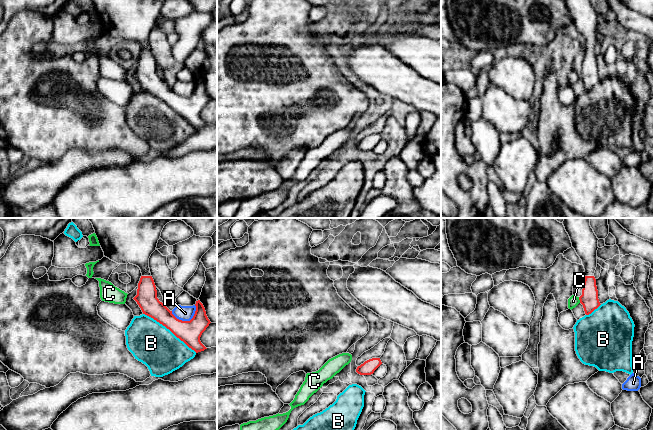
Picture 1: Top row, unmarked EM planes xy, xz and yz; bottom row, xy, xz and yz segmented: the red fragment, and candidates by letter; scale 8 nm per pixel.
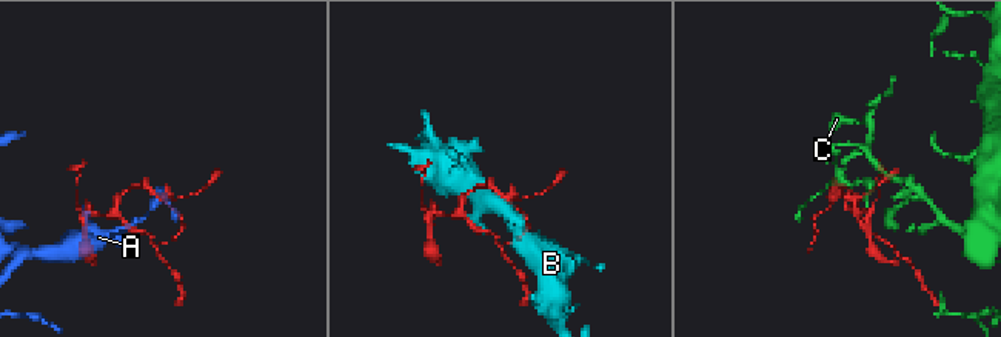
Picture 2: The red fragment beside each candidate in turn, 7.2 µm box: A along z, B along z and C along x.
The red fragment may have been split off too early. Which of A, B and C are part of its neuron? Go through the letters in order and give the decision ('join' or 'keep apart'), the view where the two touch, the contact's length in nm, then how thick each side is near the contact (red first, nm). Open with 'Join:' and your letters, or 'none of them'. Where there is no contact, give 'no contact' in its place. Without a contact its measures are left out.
Join: none of them
A: keep apart; meets red in xy; contact 220 nm long; 180 nm thick on the red side, 130 nm on the other
B: keep apart; meets red in xy; contact 550 nm long; 180 nm thick on the red side, 340 nm on the other
C: keep apart; meets red in yz; contact 50 nm long; 140 nm thick on the red side, 90 nm on the other

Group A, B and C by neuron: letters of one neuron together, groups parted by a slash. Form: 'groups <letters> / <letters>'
groups A / B / C

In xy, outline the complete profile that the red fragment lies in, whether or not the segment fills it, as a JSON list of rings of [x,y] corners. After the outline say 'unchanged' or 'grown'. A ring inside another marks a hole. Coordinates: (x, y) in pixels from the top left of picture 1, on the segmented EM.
[[[88,218],[92,223],[104,256],[118,264],[133,264],[140,268],[142,276],[138,283],[137,295],[133,298],[143,314],[153,318],[177,338],[183,341],[196,353],[207,349],[200,341],[202,333],[211,323],[206,315],[205,308],[200,300],[196,301],[196,311],[190,321],[177,319],[162,302],[157,298],[157,290],[150,273],[149,258],[156,250],[158,240],[164,226],[182,218]]]; grown

